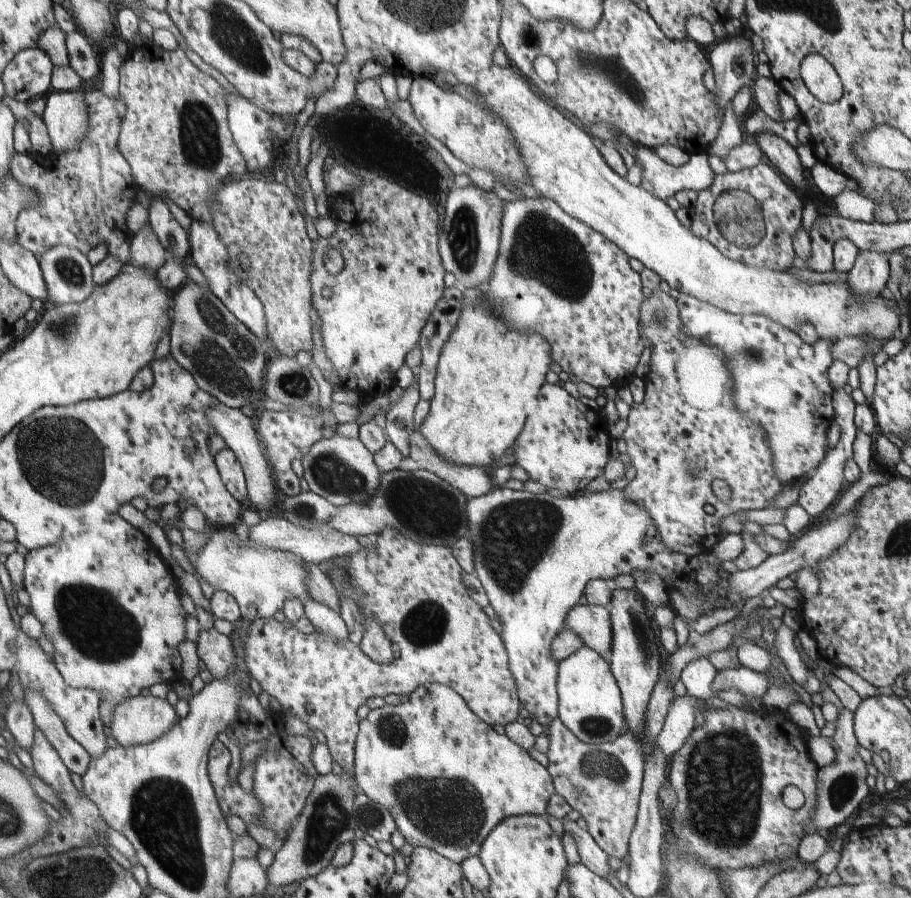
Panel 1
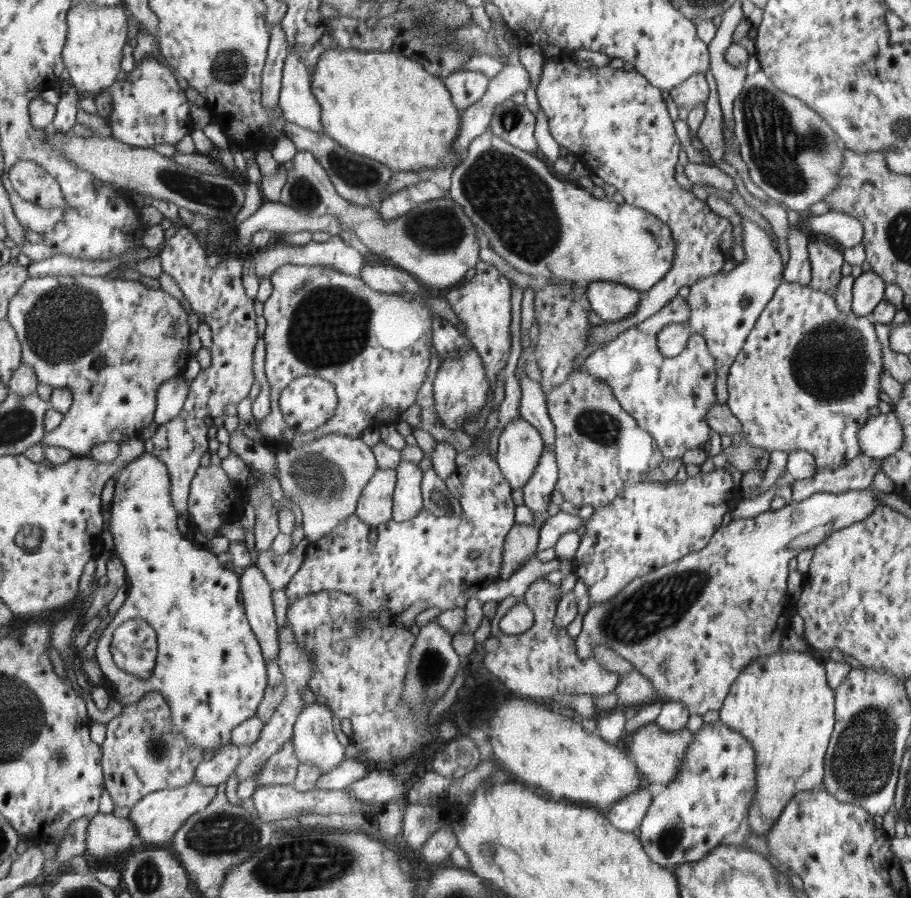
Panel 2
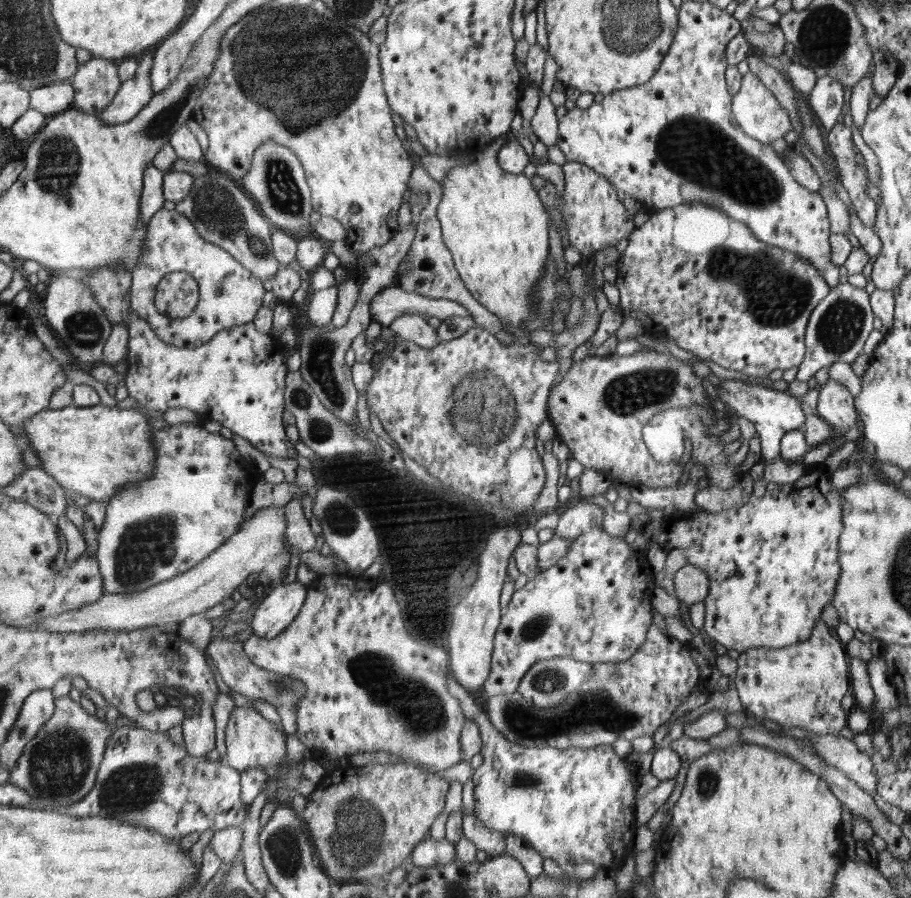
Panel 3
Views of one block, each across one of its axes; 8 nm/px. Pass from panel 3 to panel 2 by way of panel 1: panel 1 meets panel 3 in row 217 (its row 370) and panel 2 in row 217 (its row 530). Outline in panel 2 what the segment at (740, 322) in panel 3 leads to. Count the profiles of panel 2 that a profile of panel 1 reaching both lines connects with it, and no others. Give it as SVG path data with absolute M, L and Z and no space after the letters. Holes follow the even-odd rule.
M545 59L540 83L536 90L538 102L548 116L550 133L559 146L564 146L576 154L587 169L596 174L595 176L600 176L605 183L617 188L617 192L624 196L626 204L647 209L659 216L659 219L671 229L676 242L674 266L652 287L651 291L642 294L638 312L620 322L602 322L591 326L590 341L592 344L594 342L598 344L598 342L611 340L613 334L620 336L626 328L635 327L644 320L650 319L652 315L663 307L667 307L675 299L682 286L690 287L698 283L700 279L714 279L721 272L725 262L732 259L732 248L735 243L732 234L733 226L728 219L710 210L706 202L698 200L692 192L684 190L676 182L674 170L677 169L678 152L681 147L672 126L673 118L668 116L666 104L660 96L661 90L658 90L651 82L646 82L646 77L636 69L624 71L622 68L614 69L608 64L603 67L591 66L584 69L577 66L575 60Z

